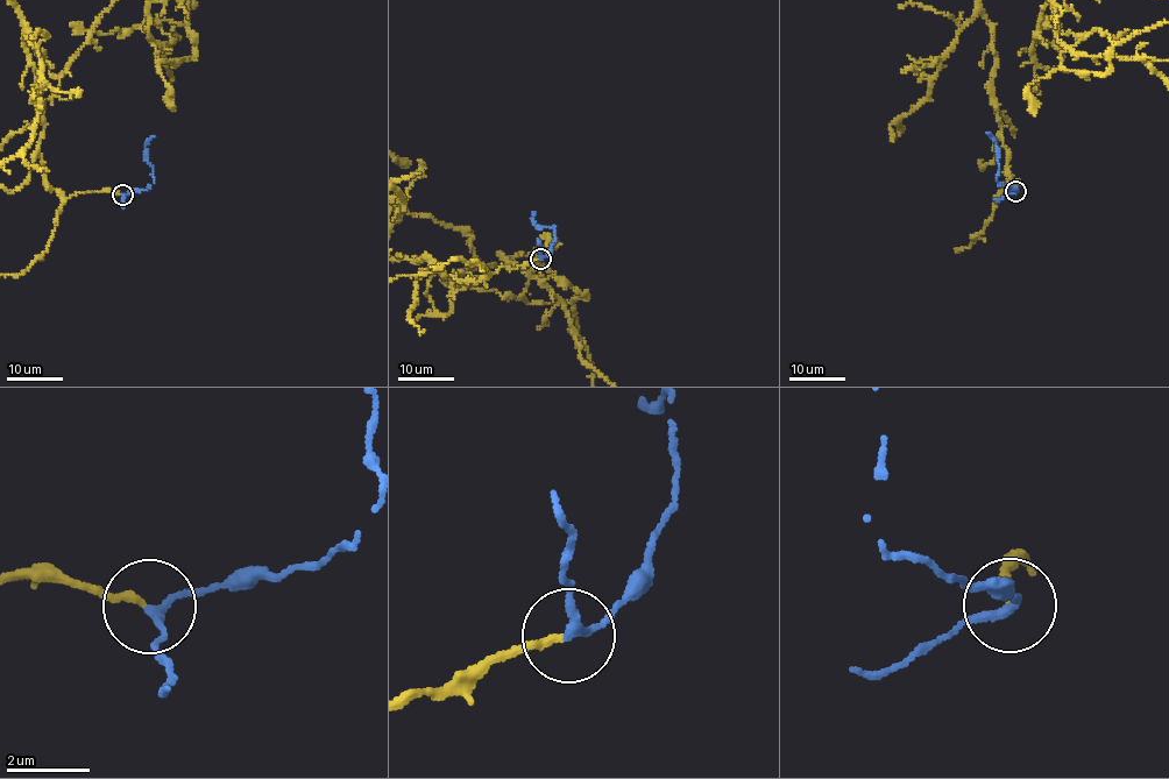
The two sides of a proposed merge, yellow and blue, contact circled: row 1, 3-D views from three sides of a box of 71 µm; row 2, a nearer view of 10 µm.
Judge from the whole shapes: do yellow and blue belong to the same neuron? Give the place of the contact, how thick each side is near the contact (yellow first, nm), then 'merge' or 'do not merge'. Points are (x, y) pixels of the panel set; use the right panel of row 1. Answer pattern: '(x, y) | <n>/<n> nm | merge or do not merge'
(1015, 191) | 180/200 nm | merge

